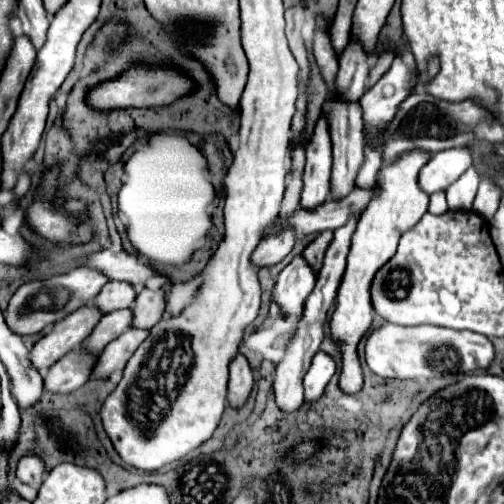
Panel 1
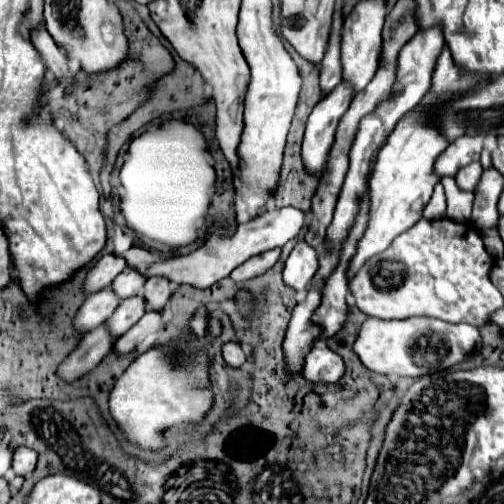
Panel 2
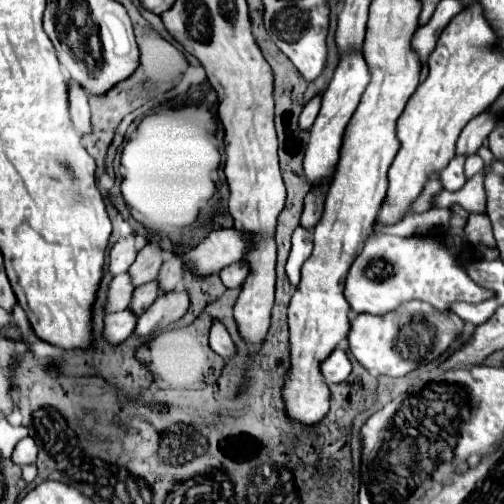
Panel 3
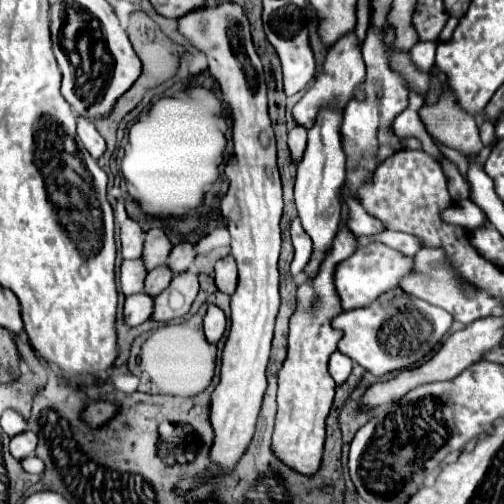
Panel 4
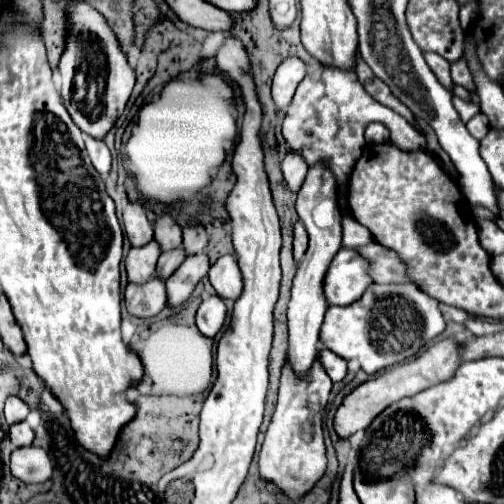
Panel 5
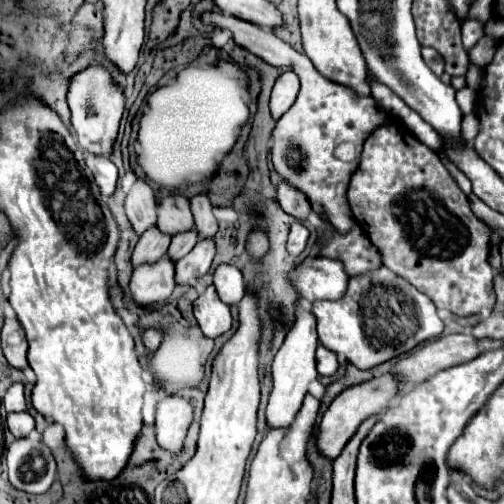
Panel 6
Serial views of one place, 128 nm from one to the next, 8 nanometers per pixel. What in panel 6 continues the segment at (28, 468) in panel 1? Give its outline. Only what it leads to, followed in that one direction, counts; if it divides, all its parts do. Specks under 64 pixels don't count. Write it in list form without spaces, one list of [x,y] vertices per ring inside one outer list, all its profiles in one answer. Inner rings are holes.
[[[28,412],[8,414],[8,428],[16,438],[26,438],[34,432],[34,418]]]

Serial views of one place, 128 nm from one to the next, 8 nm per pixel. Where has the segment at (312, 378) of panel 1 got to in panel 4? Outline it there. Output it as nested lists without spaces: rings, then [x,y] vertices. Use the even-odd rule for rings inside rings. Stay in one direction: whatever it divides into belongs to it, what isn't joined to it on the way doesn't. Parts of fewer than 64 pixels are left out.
[[[334,352],[330,356],[330,376],[336,384],[342,384],[352,372],[352,360],[340,352]]]

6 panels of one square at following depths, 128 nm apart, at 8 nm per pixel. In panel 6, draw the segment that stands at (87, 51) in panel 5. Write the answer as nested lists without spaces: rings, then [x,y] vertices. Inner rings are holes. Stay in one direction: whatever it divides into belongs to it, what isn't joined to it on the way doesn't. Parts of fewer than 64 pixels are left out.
[[[88,68],[74,76],[68,90],[68,106],[72,110],[72,126],[76,140],[84,152],[96,156],[112,154],[112,144],[118,136],[120,118],[124,112],[124,92],[110,80],[110,74],[102,68]]]

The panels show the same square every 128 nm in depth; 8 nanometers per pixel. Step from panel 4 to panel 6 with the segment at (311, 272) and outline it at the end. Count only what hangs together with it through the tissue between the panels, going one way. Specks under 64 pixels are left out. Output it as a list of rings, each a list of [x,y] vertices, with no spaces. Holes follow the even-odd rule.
[[[300,304],[296,308],[296,322],[290,328],[282,348],[278,350],[274,364],[272,364],[272,392],[266,406],[266,426],[268,428],[288,428],[298,410],[302,408],[302,400],[308,392],[308,384],[318,376],[316,372],[316,346],[318,346],[318,334],[316,334],[316,318],[308,310],[306,304]]]

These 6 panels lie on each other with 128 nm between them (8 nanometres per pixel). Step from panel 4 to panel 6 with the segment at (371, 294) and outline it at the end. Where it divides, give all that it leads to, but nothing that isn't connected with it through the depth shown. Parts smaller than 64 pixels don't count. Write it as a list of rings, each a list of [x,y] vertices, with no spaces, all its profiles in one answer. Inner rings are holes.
[[[304,258],[288,274],[290,286],[308,302],[342,298],[348,278],[344,266],[330,258]]]

